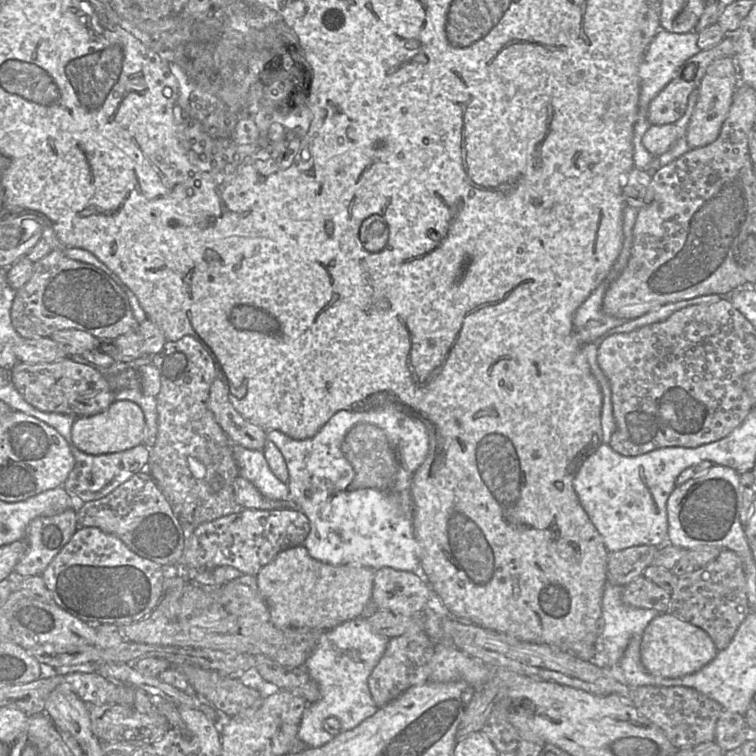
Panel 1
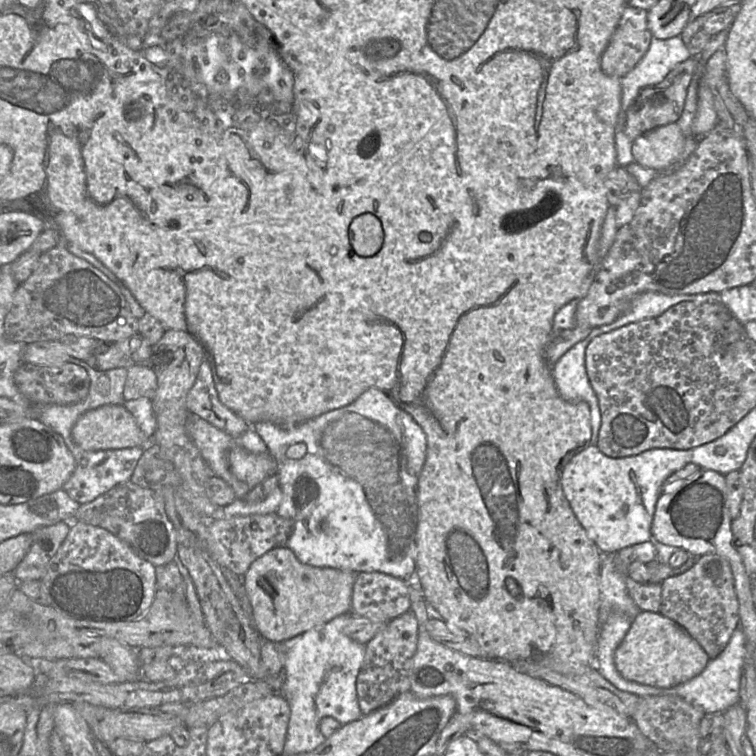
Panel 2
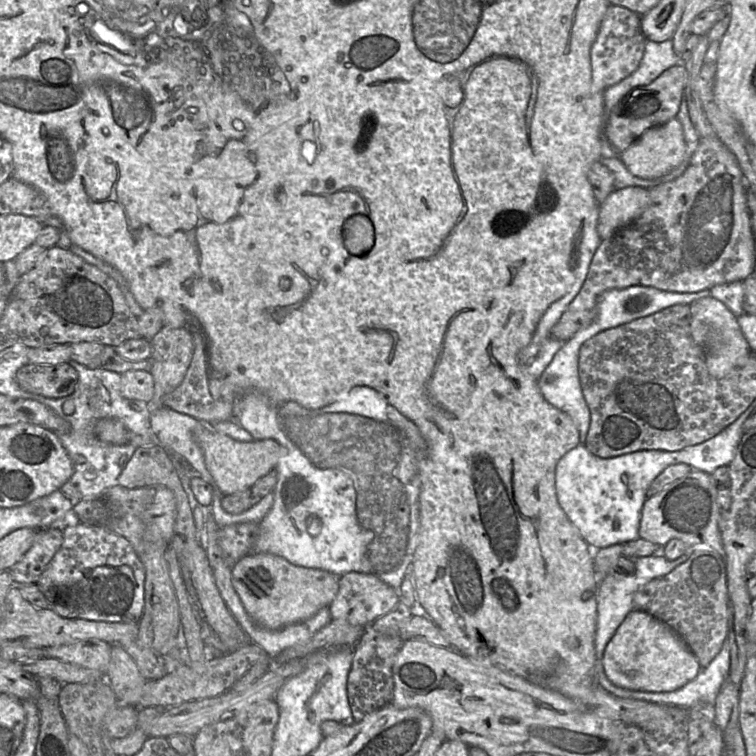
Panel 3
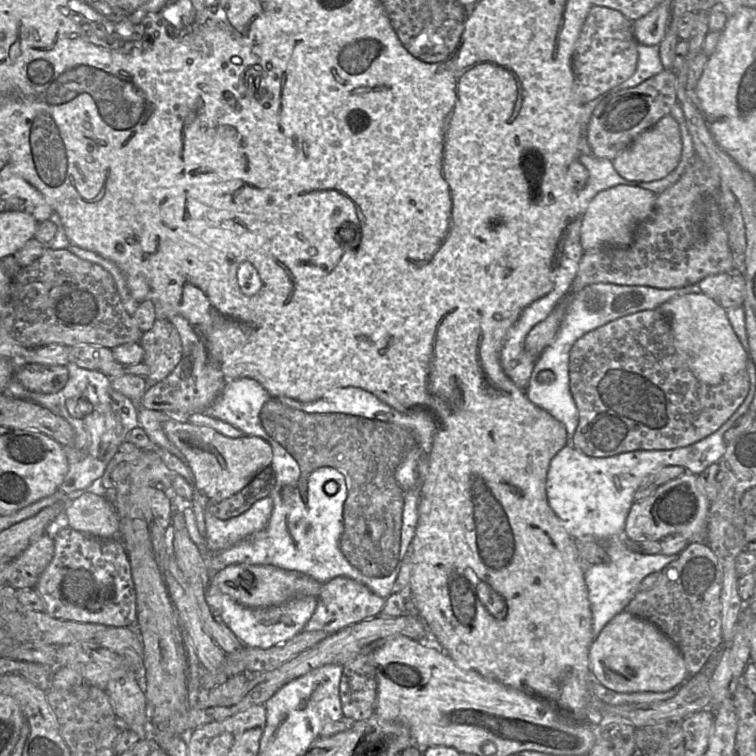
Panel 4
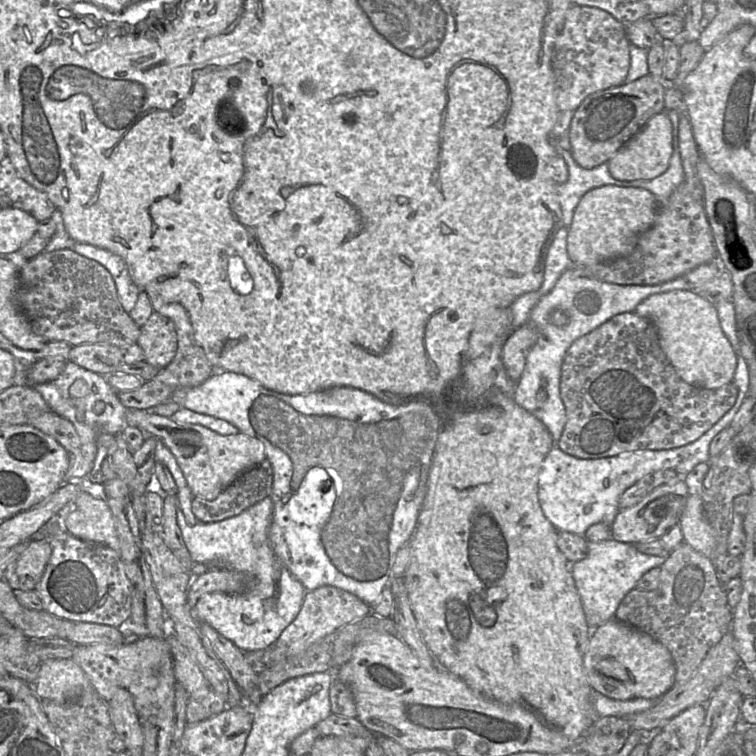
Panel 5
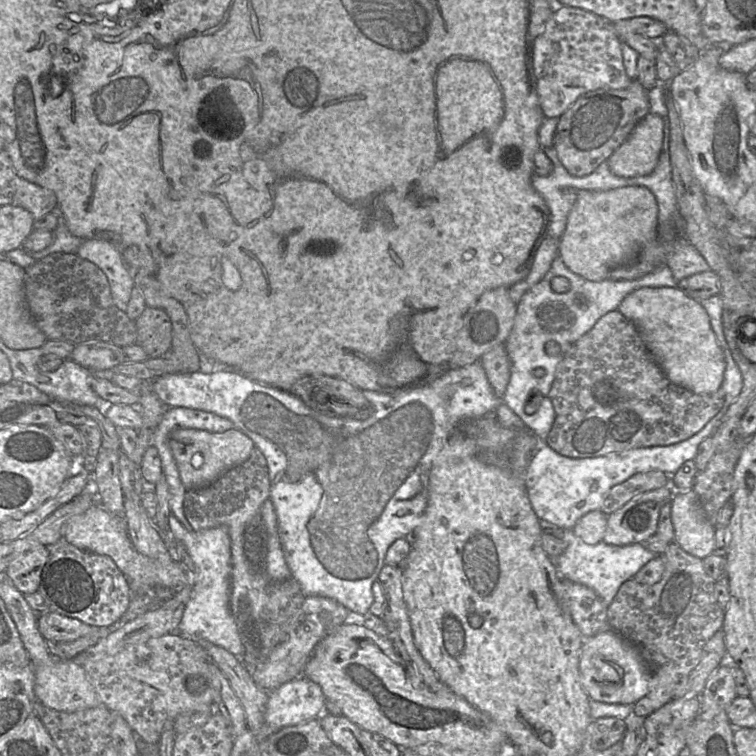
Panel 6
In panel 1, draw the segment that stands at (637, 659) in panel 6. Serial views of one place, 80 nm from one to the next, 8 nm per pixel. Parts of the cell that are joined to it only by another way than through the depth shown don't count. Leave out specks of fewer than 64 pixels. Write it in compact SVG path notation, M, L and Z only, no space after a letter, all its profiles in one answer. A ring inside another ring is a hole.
M660 613L654 617L640 635L640 639L642 665L650 673L663 678L679 678L696 672L718 653L706 631L671 613Z

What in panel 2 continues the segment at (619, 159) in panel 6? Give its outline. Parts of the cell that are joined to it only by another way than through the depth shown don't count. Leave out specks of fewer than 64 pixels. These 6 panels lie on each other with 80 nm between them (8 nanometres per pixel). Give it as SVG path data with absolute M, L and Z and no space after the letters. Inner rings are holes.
M677 122L649 130L632 142L634 161L642 167L661 170L674 163L682 154L684 136Z

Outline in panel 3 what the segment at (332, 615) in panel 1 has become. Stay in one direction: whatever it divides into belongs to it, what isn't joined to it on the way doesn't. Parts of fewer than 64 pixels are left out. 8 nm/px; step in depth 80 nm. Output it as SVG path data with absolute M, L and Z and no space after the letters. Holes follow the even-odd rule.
M250 553L231 566L232 585L240 601L259 626L277 630L307 620L330 605L335 598L340 576L326 570L290 563L269 553Z

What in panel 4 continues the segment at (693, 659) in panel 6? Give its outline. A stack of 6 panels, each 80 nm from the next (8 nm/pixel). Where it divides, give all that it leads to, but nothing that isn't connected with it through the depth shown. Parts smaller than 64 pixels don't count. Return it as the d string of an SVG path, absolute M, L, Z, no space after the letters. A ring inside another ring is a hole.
M688 543L677 559L660 572L653 588L638 591L626 606L625 611L656 625L679 649L689 676L698 673L713 652L723 643L721 590L722 566L707 543Z

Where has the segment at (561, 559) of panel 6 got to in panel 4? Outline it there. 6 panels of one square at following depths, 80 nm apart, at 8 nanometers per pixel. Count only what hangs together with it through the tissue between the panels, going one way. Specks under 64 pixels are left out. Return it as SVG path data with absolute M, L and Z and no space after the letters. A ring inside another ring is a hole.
M614 537L602 542L608 542L604 547L607 562L585 566L584 572L592 614L592 641L615 615L625 610L647 575L660 572L678 557L678 555L667 556L662 553L646 555L633 552L626 546L624 537Z

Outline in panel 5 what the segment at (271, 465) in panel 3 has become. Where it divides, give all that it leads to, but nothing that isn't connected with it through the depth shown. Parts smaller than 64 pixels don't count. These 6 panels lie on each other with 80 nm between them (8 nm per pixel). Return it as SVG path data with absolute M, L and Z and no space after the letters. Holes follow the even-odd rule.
M128 409L128 426L160 439L172 452L194 496L214 500L241 473L266 459L263 443L247 434L221 435L199 424L179 424L140 409Z

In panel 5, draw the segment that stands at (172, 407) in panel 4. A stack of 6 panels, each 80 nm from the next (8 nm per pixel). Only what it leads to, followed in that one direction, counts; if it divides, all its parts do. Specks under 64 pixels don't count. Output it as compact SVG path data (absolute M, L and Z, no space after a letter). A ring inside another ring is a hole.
M146 292L150 298L155 312L169 318L175 326L177 334L176 355L169 365L161 369L150 381L144 382L138 389L133 391L118 392L118 398L127 409L148 410L160 404L171 401L173 392L180 388L193 388L201 385L214 372L214 367L207 359L202 347L195 339L194 329L185 308L179 303L169 303L162 299L156 292Z

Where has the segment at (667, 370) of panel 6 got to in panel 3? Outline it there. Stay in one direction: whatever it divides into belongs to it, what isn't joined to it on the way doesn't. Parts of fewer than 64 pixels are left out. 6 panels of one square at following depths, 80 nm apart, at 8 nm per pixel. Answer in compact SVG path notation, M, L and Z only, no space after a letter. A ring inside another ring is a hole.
M713 296L699 298L689 304L690 331L693 340L703 349L708 372L722 378L742 366L755 352L752 351L737 322L737 317Z

